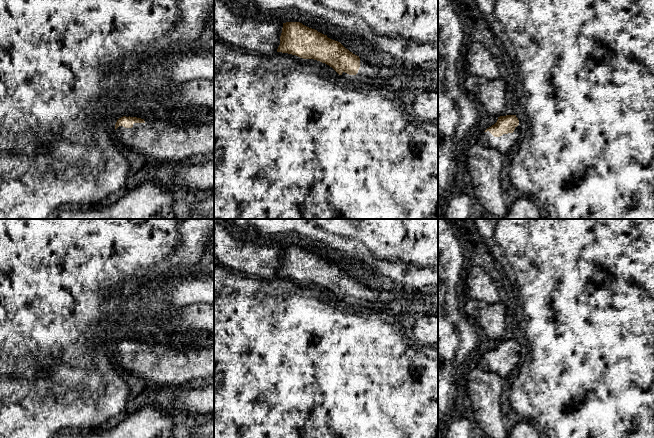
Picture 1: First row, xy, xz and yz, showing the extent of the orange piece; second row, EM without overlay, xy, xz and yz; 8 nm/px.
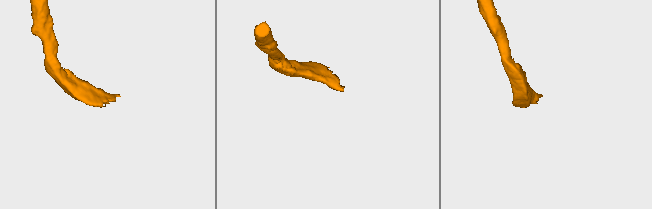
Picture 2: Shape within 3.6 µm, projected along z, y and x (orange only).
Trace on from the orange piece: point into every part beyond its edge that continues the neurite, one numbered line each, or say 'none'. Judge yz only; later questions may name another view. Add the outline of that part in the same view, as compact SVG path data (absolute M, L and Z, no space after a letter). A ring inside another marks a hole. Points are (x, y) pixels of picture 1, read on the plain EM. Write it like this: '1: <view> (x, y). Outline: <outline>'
1: yz (505, 367). Outline: M519 349L515 351L513 357L503 358L500 361L494 361L489 355L483 356L479 362L478 368L485 371L494 372L504 380L517 369L519 357Z

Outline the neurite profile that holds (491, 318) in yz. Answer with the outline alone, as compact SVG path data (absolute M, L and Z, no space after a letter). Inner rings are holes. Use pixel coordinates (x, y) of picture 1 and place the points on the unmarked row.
M467 298L462 311L477 324L492 340L500 341L506 328L505 309L500 302L490 304L481 300Z

